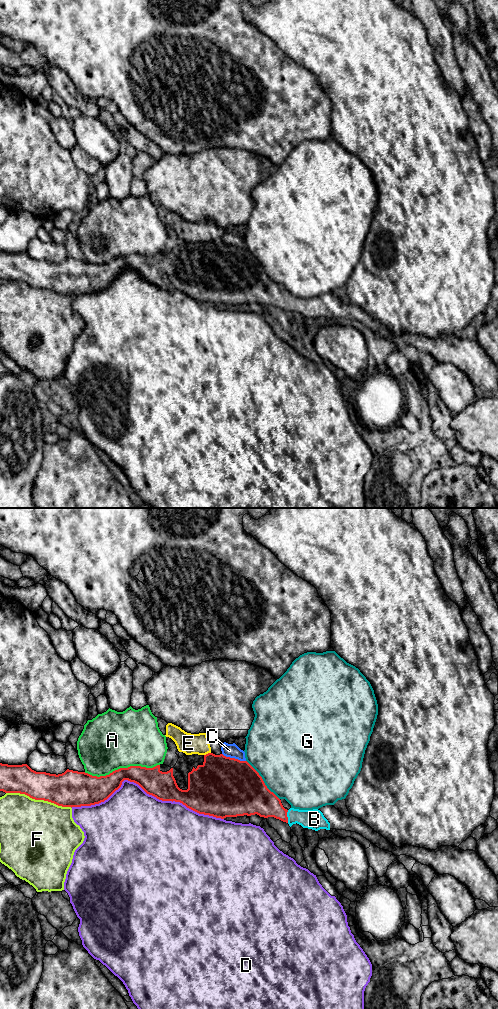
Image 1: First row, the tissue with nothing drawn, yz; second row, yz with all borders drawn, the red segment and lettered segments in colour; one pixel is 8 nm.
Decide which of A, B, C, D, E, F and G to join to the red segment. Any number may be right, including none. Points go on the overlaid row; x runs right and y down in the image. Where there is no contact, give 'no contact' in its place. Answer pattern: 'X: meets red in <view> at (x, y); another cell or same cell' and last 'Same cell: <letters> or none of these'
A: meets red in yz at (121, 768); another cell
B: meets red in yz at (286, 816); same cell
C: meets red in yz at (234, 758); another cell
D: meets red in yz at (146, 792); another cell
E: meets red in yz at (208, 753); another cell
F: meets red in yz at (39, 799); another cell
G: meets red in yz at (262, 780); another cell
Same cell: B

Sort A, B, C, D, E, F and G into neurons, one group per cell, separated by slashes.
A / B / C / D / E / F / G

